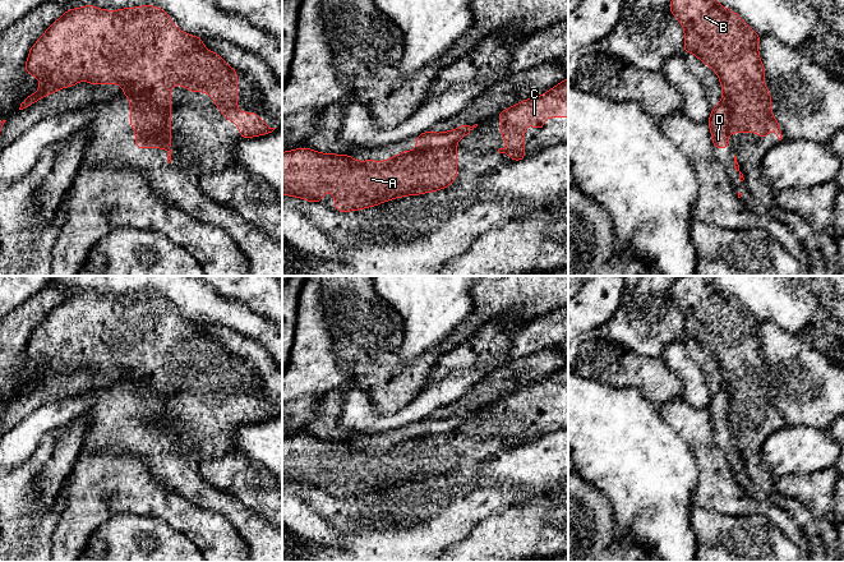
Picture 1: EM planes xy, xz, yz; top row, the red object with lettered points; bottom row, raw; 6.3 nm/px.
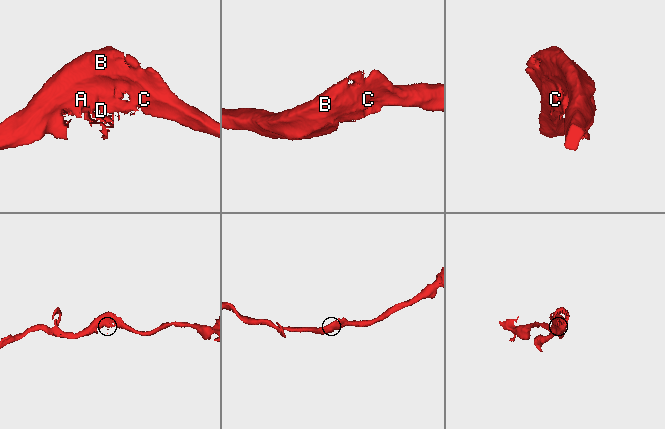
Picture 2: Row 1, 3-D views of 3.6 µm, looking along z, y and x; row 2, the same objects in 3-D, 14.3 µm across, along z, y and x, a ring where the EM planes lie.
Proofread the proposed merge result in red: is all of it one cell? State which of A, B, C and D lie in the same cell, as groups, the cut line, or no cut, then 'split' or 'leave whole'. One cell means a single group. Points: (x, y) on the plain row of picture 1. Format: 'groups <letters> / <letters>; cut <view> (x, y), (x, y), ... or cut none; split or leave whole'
groups A B C / D; cut xy (130, 388), (153, 419), (170, 419); split

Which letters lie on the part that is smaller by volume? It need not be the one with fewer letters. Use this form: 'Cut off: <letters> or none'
Cut off: D

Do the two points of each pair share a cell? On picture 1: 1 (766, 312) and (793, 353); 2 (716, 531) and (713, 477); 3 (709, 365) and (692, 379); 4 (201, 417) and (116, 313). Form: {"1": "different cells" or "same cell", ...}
{"1": "different cells", "2": "different cells", "3": "different cells", "4": "same cell"}

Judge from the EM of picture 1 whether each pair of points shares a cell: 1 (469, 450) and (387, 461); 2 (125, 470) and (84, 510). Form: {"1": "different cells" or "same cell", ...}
{"1": "same cell", "2": "same cell"}

